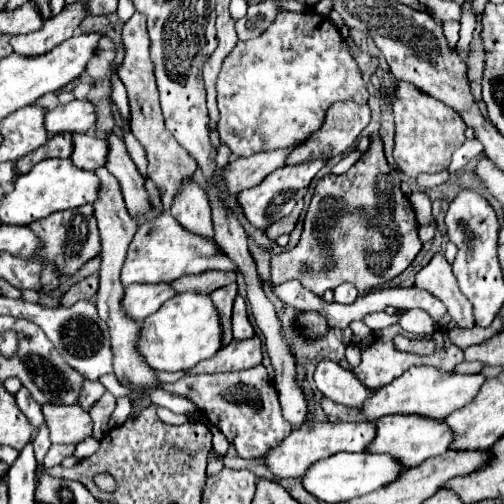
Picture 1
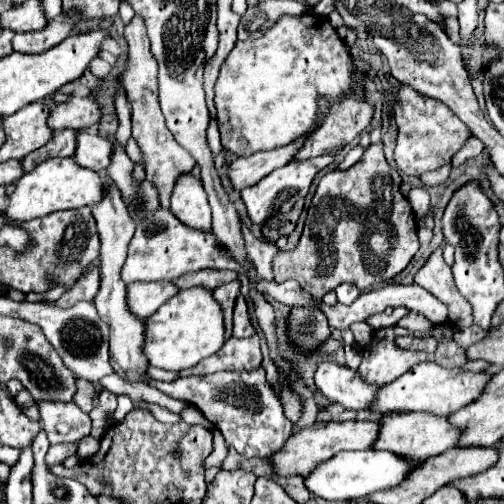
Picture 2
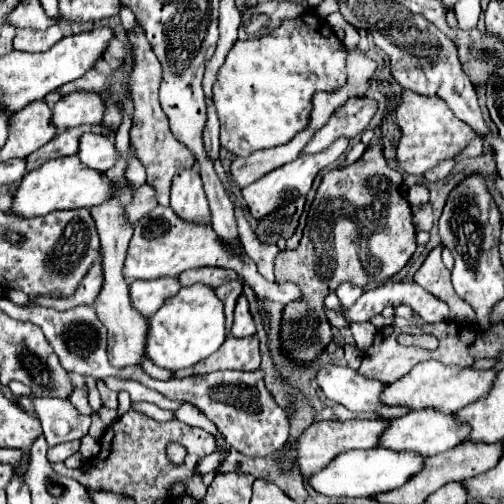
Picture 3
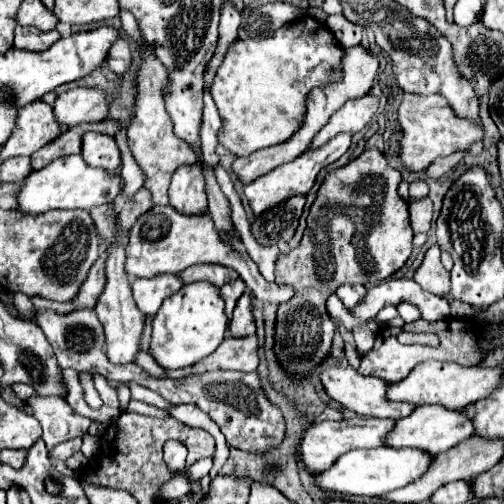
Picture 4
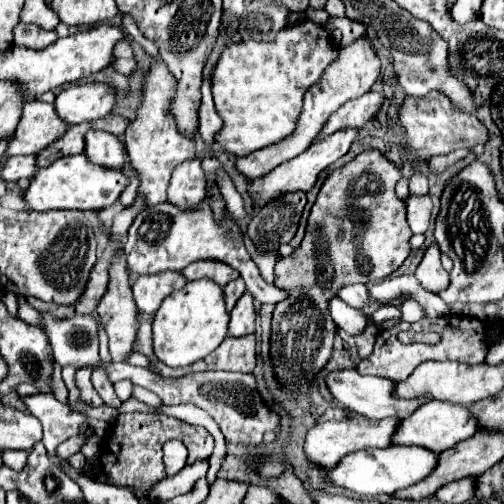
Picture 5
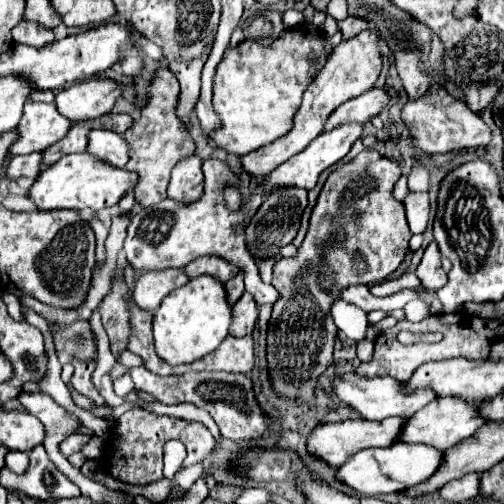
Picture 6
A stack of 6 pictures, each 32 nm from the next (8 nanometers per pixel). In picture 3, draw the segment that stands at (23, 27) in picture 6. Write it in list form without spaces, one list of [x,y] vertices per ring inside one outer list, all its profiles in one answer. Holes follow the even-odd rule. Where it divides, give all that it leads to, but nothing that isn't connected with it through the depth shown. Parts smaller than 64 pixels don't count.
[[[58,24],[48,28],[46,32],[30,30],[30,28],[16,28],[14,48],[24,50],[24,52],[44,52],[52,48],[60,38],[62,38],[62,30],[58,28]]]

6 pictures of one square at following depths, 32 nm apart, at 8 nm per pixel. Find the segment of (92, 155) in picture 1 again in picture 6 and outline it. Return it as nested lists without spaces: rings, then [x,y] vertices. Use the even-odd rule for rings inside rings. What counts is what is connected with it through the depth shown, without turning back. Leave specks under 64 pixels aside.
[[[92,130],[88,134],[88,152],[112,166],[124,168],[128,162],[128,142],[112,130]]]

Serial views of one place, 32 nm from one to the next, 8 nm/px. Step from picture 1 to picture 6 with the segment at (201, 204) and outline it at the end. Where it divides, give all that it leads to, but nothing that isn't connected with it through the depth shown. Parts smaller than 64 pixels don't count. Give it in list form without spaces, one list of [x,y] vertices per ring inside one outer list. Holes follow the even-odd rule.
[[[198,154],[186,156],[172,168],[172,178],[168,186],[168,198],[190,204],[202,196],[204,176],[202,176],[202,158]]]

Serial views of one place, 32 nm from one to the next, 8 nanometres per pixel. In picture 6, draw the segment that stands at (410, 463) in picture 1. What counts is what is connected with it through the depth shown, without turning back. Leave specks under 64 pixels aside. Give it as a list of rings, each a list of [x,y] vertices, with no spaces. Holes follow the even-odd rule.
[[[444,396],[444,398],[436,398],[434,402],[426,404],[422,410],[416,412],[416,416],[412,416],[408,420],[408,424],[404,426],[402,434],[400,434],[400,442],[416,442],[416,444],[432,444],[440,450],[448,450],[452,446],[456,446],[460,440],[470,438],[478,428],[484,426],[484,420],[480,420],[480,416],[476,416],[476,404],[478,402],[468,402],[468,400],[456,400],[456,396]]]

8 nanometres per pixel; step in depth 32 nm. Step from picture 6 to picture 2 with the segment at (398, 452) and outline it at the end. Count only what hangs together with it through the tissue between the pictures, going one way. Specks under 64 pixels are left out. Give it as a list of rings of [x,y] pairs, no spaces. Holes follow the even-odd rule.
[[[370,448],[360,452],[340,452],[338,456],[320,464],[310,476],[306,476],[304,484],[312,494],[326,500],[354,500],[370,496],[378,490],[394,488],[396,484],[400,484],[400,480],[404,480],[404,476],[408,476],[408,472],[412,472],[418,466],[420,464],[416,464],[414,460],[404,460],[402,456],[384,450]]]

